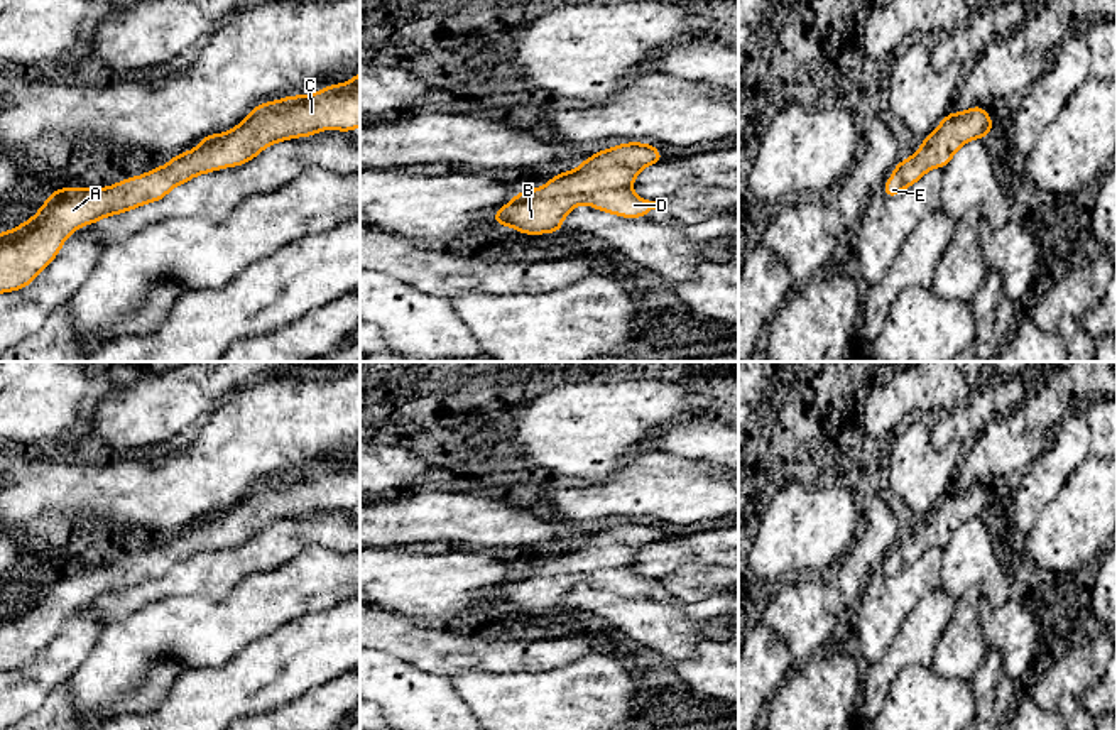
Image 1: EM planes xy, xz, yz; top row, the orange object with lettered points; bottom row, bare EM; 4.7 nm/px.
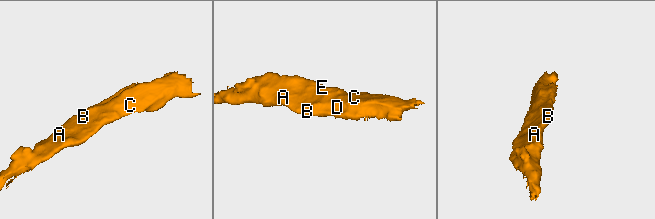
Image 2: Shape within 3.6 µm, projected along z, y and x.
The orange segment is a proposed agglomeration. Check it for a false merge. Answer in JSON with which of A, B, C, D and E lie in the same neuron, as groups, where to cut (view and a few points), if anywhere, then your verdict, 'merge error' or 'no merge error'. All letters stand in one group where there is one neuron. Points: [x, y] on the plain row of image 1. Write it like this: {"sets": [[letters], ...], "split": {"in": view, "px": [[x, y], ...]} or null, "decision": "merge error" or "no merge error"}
{"sets": [["A", "B", "C", "D", "E"]], "split": null, "decision": "no merge error"}

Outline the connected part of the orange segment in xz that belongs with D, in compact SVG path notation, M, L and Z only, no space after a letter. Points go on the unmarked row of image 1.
M629 520L602 527L575 549L553 554L536 568L517 569L515 576L493 591L493 602L512 605L524 613L558 612L566 593L585 581L624 597L640 597L662 580L647 580L632 569L637 553L662 541L652 522Z

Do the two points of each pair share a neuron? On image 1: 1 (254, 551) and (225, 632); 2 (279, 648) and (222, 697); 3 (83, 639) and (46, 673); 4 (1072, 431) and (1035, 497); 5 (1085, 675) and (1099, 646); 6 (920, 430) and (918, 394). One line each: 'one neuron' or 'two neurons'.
1: two neurons
2: one neuron
3: one neuron
4: one neuron
5: one neuron
6: two neurons

